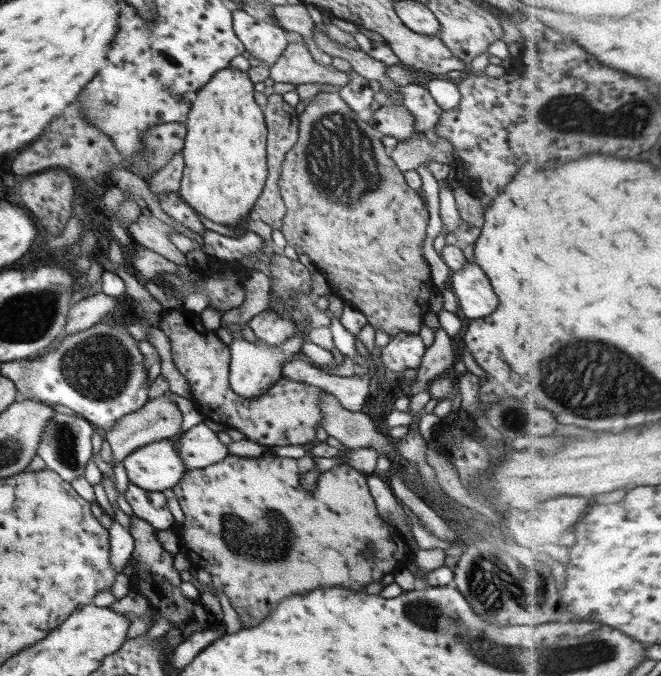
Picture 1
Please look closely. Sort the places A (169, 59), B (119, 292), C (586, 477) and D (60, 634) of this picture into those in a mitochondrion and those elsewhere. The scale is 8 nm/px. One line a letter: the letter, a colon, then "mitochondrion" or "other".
A: other
B: other
C: other
D: other

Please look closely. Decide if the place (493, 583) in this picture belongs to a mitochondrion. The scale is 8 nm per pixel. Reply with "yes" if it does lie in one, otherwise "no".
yes

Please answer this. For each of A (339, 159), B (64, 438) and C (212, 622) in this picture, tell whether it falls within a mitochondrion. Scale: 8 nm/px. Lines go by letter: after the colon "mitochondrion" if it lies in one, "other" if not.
A: mitochondrion
B: mitochondrion
C: other

